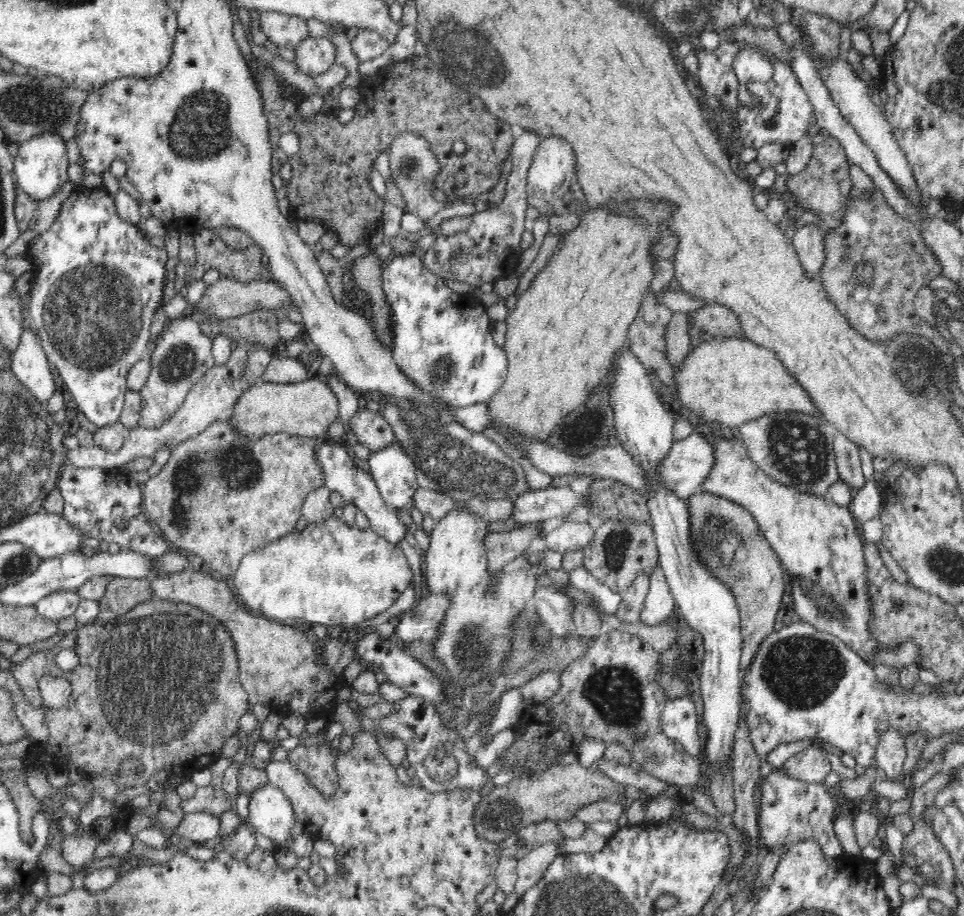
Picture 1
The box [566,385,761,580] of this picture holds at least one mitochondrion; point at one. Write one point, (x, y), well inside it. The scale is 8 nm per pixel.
(615, 546)

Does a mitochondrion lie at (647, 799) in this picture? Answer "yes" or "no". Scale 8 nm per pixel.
no

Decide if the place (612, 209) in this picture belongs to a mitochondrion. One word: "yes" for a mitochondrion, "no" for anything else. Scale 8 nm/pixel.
no

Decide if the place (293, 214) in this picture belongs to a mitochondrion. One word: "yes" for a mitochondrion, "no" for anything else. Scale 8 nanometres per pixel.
no

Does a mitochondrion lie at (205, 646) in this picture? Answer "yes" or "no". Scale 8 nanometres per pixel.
yes

